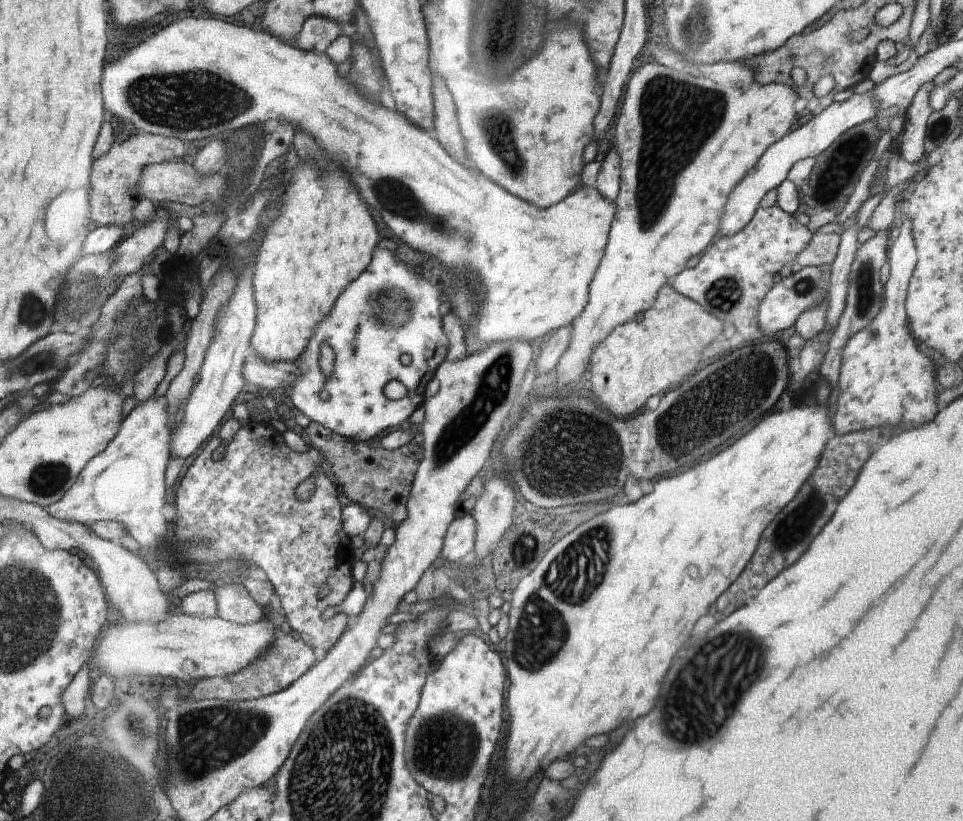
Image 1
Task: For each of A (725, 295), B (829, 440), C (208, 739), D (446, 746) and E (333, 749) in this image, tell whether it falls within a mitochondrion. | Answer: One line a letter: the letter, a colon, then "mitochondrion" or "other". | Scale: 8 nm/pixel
A: mitochondrion
B: other
C: mitochondrion
D: mitochondrion
E: mitochondrion

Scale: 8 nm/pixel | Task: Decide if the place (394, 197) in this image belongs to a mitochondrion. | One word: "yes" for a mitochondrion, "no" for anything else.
yes

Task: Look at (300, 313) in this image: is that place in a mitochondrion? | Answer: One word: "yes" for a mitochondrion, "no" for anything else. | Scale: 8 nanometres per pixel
no

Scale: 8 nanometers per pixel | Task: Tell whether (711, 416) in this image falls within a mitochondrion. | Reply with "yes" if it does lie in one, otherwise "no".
yes

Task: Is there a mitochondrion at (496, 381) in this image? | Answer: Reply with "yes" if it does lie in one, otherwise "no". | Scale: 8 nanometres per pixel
yes

